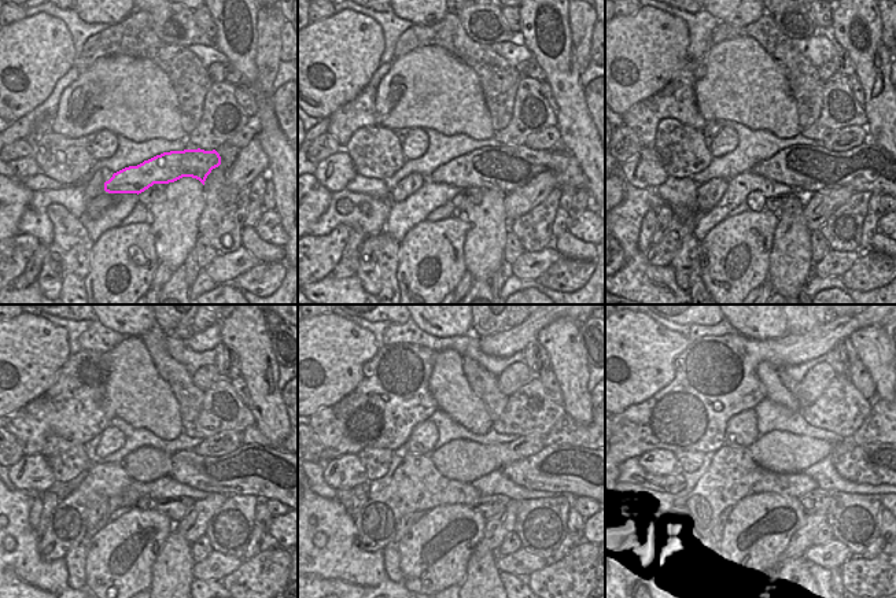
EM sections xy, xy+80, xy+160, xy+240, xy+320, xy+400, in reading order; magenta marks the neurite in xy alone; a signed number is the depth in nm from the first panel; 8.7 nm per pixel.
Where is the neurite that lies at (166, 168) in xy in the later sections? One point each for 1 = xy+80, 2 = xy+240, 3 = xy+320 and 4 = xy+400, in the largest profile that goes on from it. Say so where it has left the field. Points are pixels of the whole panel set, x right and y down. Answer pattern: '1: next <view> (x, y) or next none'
1: next xy+80 (508, 168)
2: next xy+240 (268, 473)
3: next xy+320 (561, 469)
4: next xy+400 (876, 464)

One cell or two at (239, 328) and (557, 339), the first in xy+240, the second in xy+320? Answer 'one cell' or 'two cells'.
one cell

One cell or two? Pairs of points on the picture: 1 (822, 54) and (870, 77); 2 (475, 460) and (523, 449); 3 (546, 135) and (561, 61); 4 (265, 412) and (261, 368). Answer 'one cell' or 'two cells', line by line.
1: two cells
2: one cell
3: two cells
4: one cell

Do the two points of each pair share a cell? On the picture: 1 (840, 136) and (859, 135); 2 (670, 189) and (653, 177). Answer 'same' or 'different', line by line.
1: same
2: different

